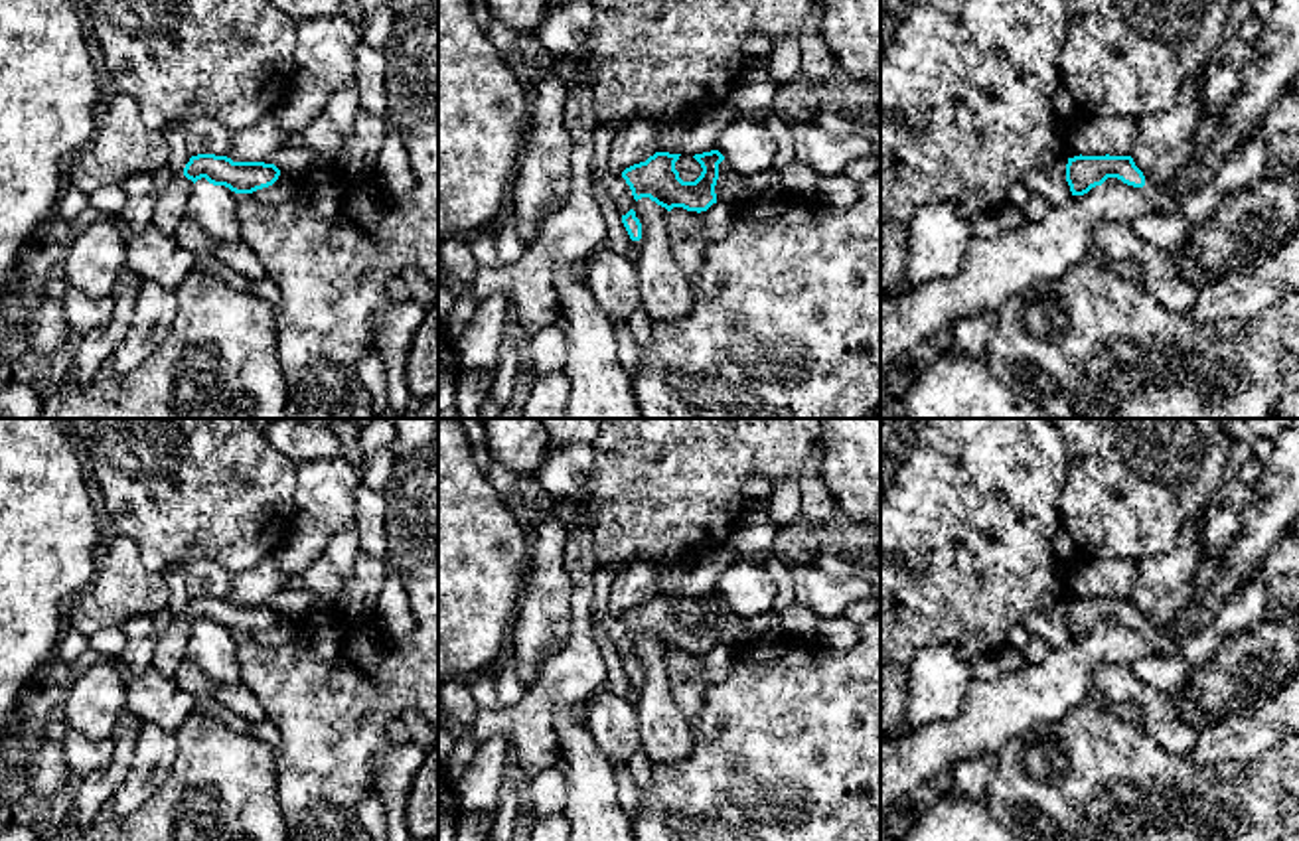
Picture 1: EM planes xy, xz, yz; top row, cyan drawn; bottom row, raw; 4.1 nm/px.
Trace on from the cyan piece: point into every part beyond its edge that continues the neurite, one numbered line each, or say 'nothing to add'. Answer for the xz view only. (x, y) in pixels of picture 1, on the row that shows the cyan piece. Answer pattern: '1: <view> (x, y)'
1: xz (618, 190)

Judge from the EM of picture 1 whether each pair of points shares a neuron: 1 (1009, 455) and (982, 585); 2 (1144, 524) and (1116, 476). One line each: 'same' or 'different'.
1: same
2: same

